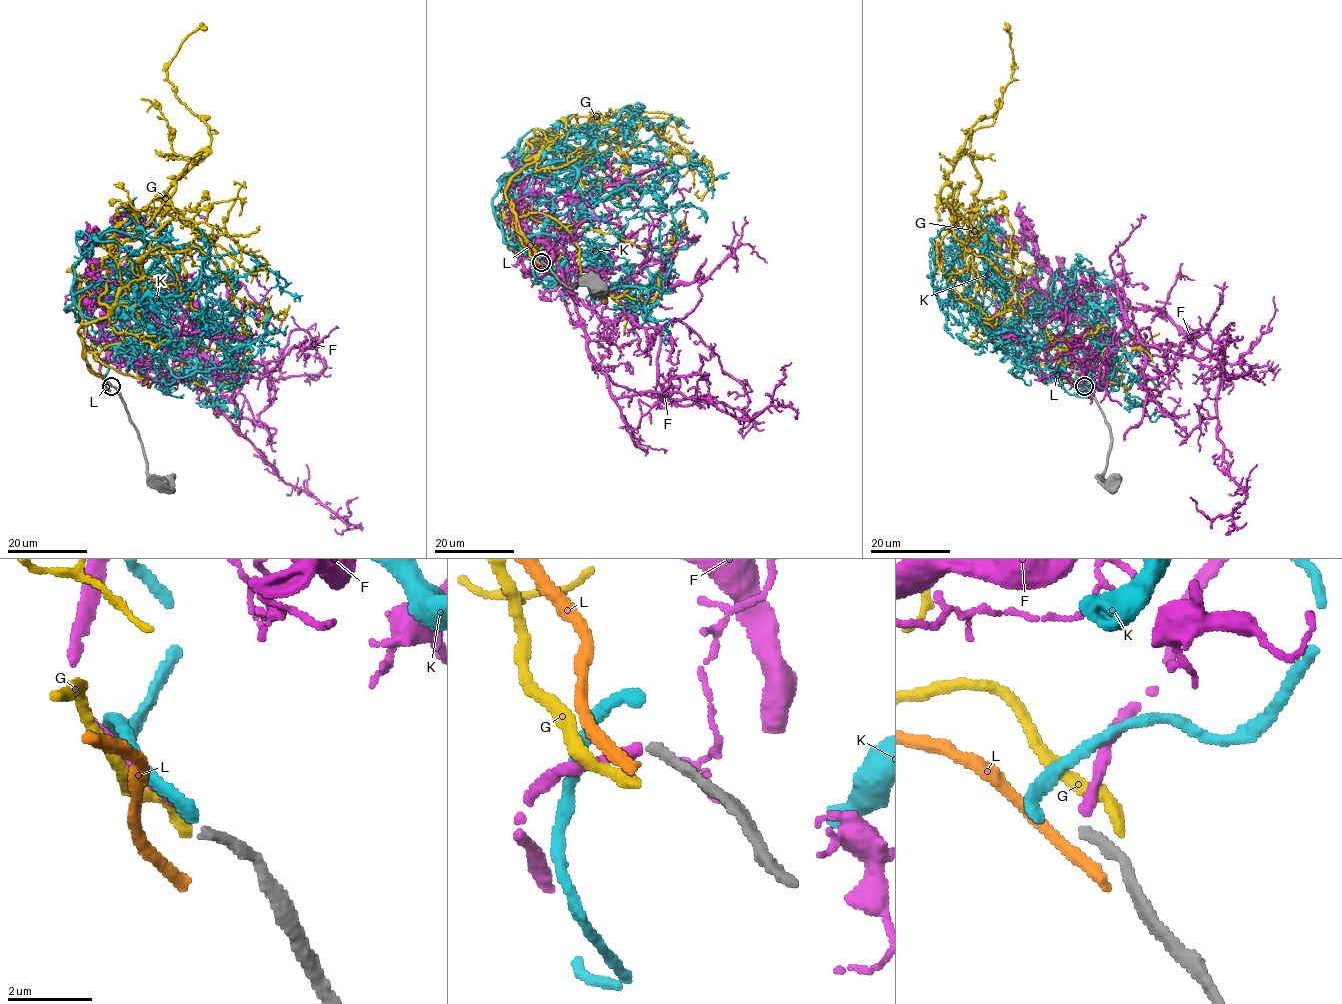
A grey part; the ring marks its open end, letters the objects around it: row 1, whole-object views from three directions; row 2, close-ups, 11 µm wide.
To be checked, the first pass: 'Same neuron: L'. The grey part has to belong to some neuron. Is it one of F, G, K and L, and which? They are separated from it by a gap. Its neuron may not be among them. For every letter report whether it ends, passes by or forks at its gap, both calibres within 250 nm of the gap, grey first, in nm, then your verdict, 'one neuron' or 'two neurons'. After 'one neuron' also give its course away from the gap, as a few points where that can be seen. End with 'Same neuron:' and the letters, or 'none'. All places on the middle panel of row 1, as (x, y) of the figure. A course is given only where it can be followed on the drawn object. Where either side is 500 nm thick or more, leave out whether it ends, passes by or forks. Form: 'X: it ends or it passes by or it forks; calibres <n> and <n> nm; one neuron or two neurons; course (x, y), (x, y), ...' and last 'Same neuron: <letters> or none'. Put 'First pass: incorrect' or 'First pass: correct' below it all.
F: it ends; calibres 240 and 280 nm; two neurons
G: it ends; calibres 240 and 360 nm; two neurons
K: it ends; calibres 240 and 300 nm; two neurons
L: it ends; calibres 240 and 400 nm; two neurons
Same neuron: none
First pass: incorrect

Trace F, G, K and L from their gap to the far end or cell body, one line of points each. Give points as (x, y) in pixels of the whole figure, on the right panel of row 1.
F: (1084, 384), (1091, 327), (1115, 307), (1161, 310), (1220, 363), (1217, 439), (1246, 499), (1209, 520), (1190, 497)
G: (1086, 384), (1038, 365), (969, 295), (981, 178), (963, 150), (1012, 79), (1004, 29)
K: (1080, 384), (1102, 373), (1109, 348), (1074, 352), (1063, 318), (1008, 303), (982, 225), (992, 238), (993, 291)
L: (1084, 388), (1047, 365), (1039, 364), (1020, 344)

